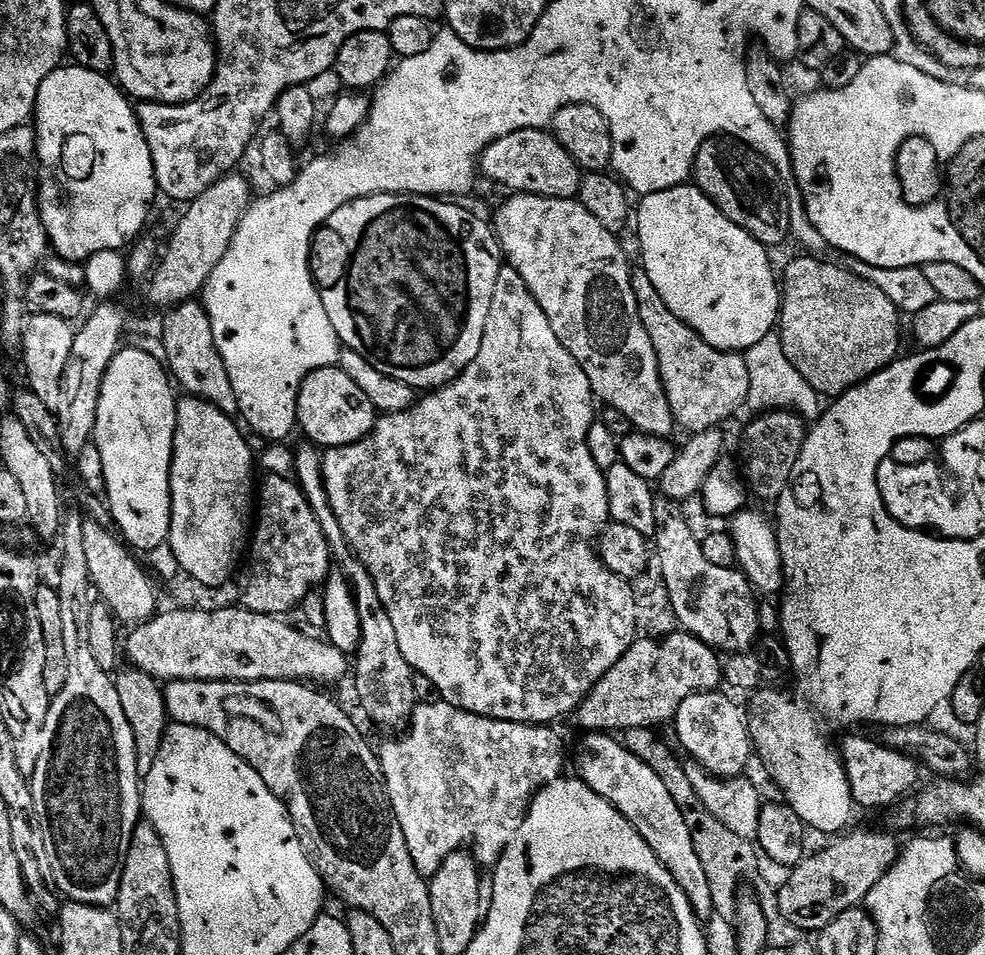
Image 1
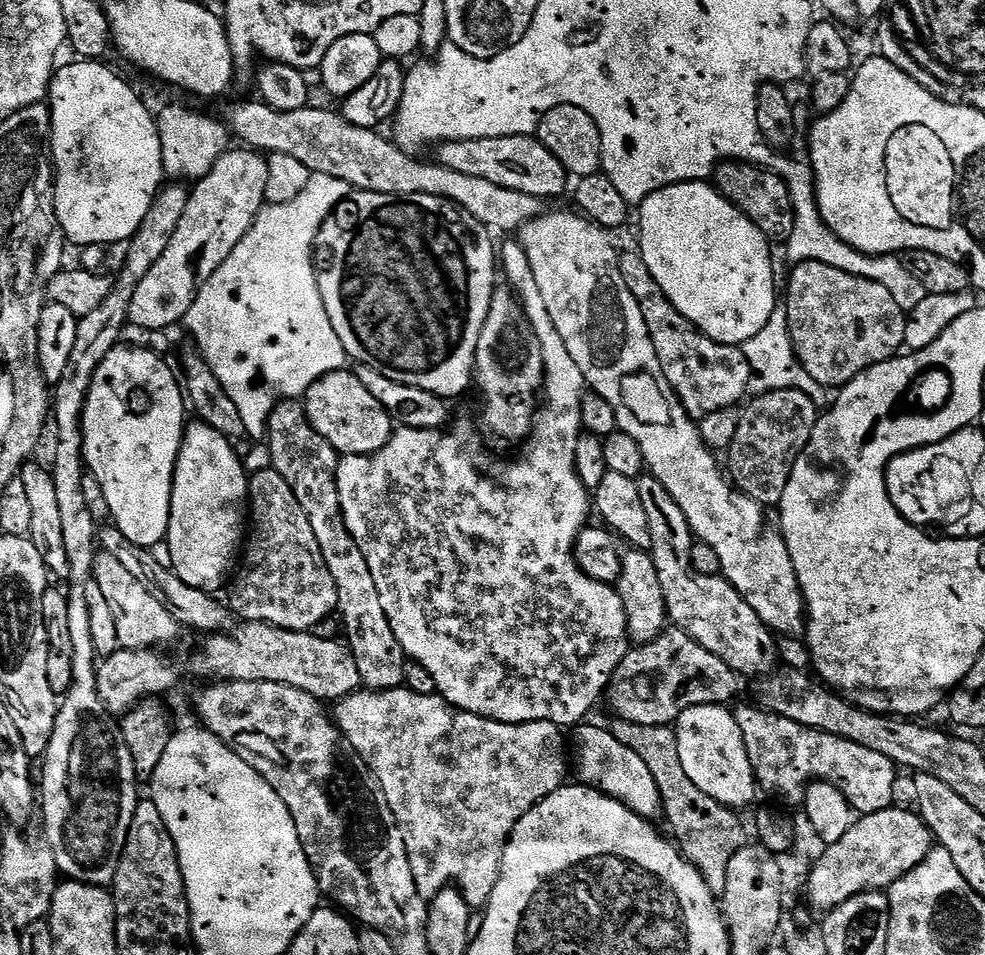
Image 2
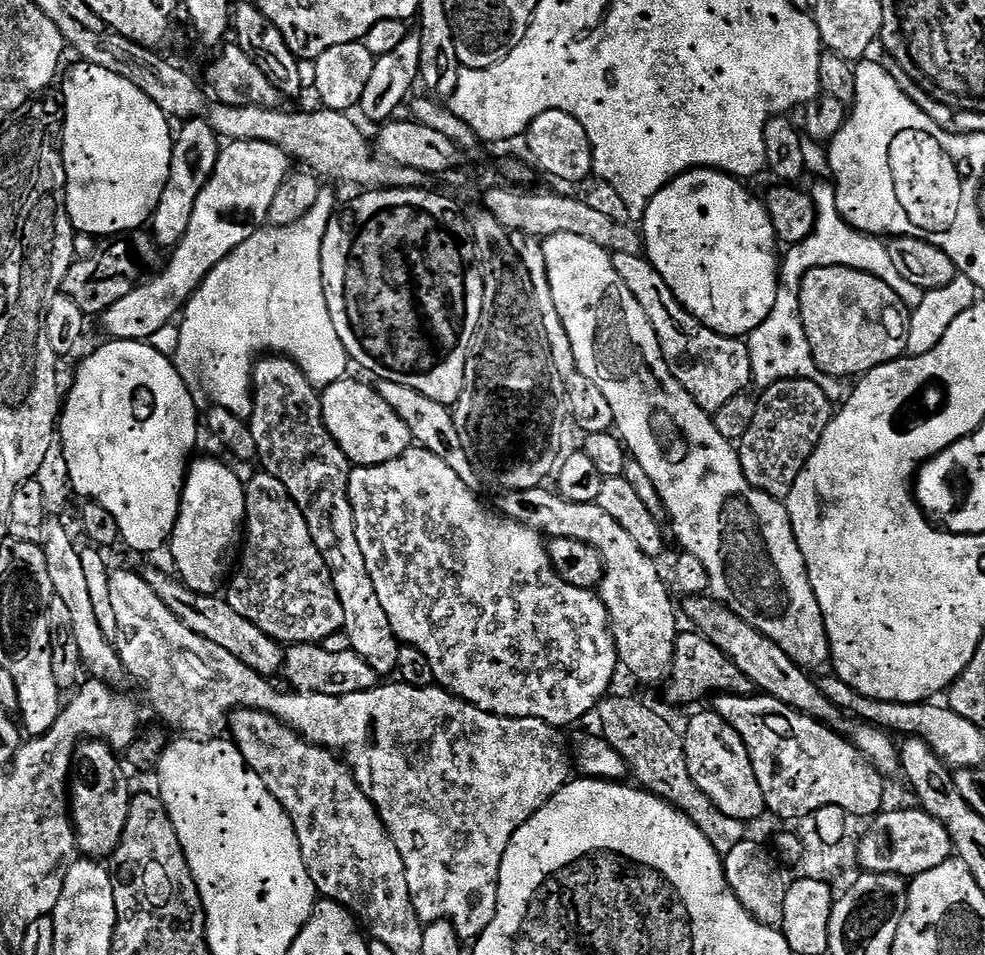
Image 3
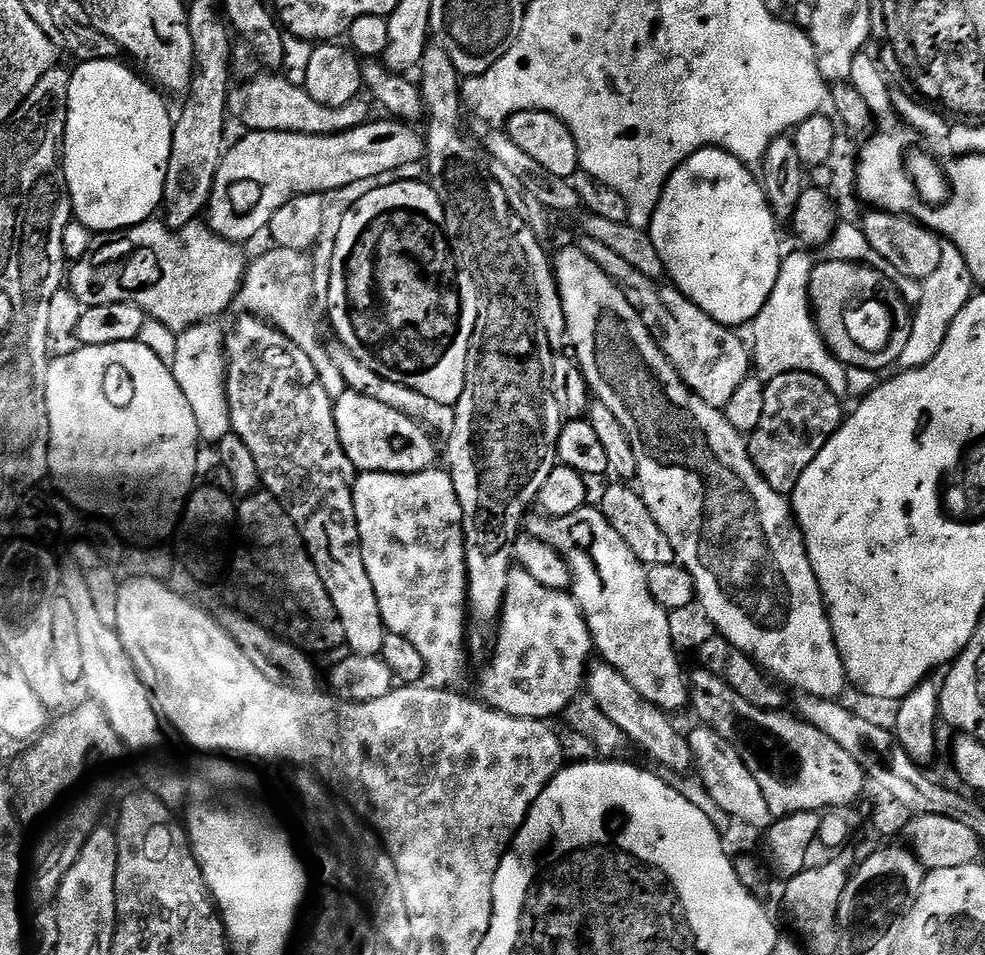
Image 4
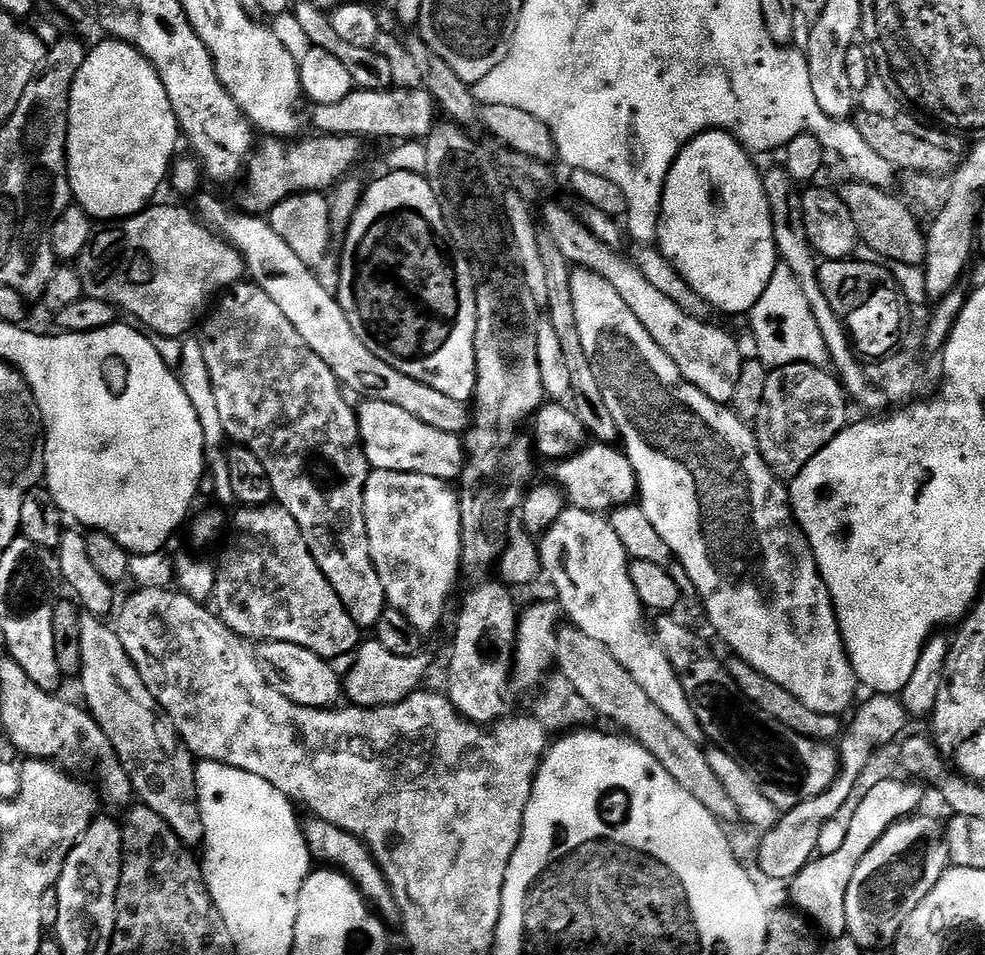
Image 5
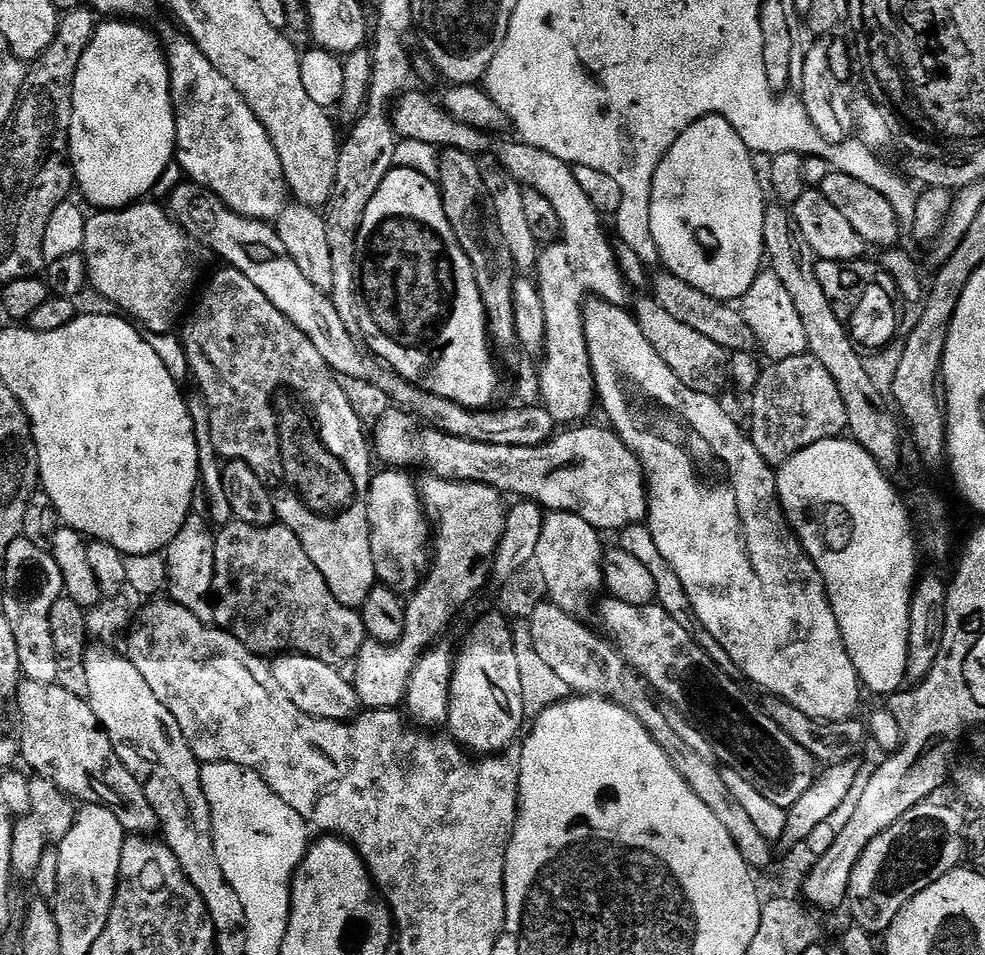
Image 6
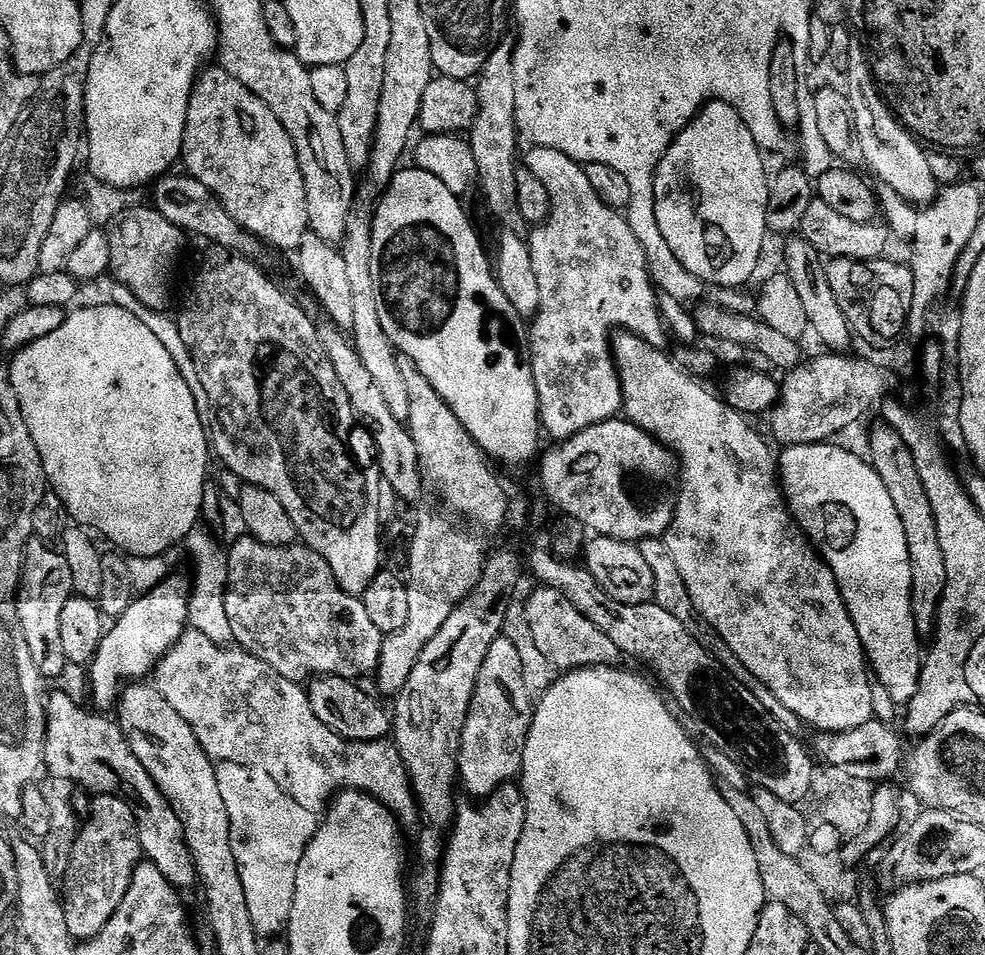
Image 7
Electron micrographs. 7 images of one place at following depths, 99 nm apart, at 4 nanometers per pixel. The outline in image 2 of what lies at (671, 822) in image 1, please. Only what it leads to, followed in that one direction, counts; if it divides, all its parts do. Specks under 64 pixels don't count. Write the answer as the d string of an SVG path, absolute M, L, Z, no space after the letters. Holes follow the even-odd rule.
M581 722L571 729L570 748L574 753L574 776L585 788L595 788L598 792L622 802L634 814L652 822L661 815L661 803L658 785L649 767L628 746L618 742L614 734L607 728L599 728L596 724Z

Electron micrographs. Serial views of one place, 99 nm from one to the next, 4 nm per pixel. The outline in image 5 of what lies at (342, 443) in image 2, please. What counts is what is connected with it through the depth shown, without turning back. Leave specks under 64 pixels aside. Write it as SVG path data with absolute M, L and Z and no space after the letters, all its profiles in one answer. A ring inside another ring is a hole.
M369 399L363 403L358 408L360 443L364 445L368 463L375 471L426 474L449 482L459 481L464 475L466 444L460 436L426 426L426 422L414 418L414 414L402 410L402 406Z

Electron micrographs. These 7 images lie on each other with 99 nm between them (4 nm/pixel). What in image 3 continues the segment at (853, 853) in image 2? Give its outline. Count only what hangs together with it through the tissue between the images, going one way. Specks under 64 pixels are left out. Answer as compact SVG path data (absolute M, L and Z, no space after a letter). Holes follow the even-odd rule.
M919 807L904 808L901 812L884 810L871 821L872 829L860 840L860 864L864 872L894 874L911 878L942 866L942 862L953 859L952 839L942 826L928 812Z

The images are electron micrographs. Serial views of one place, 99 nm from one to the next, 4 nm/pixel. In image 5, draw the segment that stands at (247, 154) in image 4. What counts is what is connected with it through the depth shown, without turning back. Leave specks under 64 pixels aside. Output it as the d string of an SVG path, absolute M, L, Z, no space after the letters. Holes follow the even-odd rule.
M312 134L309 140L304 139L289 143L284 138L268 138L261 148L259 145L255 149L242 180L244 189L240 192L239 207L243 211L249 214L267 214L287 196L294 196L298 192L323 193L335 188L355 169L352 167L360 156L361 144L357 137Z

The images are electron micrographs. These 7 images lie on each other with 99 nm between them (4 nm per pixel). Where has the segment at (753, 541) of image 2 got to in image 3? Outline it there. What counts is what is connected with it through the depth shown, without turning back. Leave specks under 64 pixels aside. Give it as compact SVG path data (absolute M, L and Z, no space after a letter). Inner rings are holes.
M554 234L543 237L542 243L545 254L545 270L548 271L548 281L554 294L556 309L562 318L562 326L566 326L566 334L570 334L570 346L574 350L576 359L576 372L581 377L590 379L602 390L602 393L606 394L606 399L610 402L616 419L615 431L623 440L631 459L640 463L642 470L646 470L647 476L650 477L650 482L654 482L654 488L658 490L670 520L672 516L674 528L680 538L681 545L679 547L685 552L694 554L694 558L698 558L698 562L702 562L702 566L706 566L711 595L721 604L728 605L728 608L734 610L734 614L738 614L747 624L754 626L767 640L772 640L778 646L782 646L784 653L801 668L813 670L812 668L820 668L823 664L827 665L831 661L832 651L822 618L822 606L818 606L818 598L814 598L814 586L810 586L806 558L802 556L802 550L796 541L787 503L784 500L775 500L773 496L758 490L748 481L742 470L737 445L718 432L715 419L706 410L702 410L702 406L698 406L698 402L694 402L692 395L676 381L662 354L654 326L650 326L650 318L646 318L646 310L642 310L642 306L636 295L630 290L630 286L626 286L626 282L622 282L618 270L614 270L613 253L598 246L598 242L590 242L590 238L582 238L582 234Z

